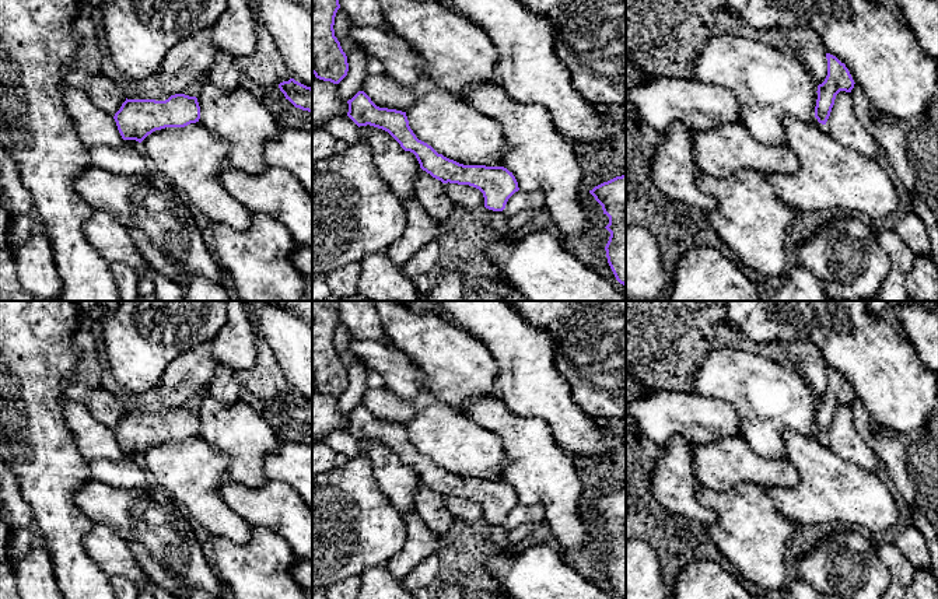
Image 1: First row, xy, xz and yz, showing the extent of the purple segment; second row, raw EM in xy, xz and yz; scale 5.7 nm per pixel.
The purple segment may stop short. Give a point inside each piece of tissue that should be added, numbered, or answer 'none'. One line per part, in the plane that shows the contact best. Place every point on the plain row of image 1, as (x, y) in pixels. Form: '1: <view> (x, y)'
none

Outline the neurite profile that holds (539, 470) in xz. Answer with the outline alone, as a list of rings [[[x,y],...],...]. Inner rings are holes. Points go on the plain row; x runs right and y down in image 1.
[[[496,396],[469,397],[463,411],[503,442],[510,462],[503,480],[515,490],[519,504],[543,504],[545,521],[560,546],[582,547],[589,536],[582,484],[574,459],[557,445],[550,425],[539,417],[514,414]]]

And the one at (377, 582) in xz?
[[[370,567],[360,574],[357,599],[414,599],[385,567]]]

